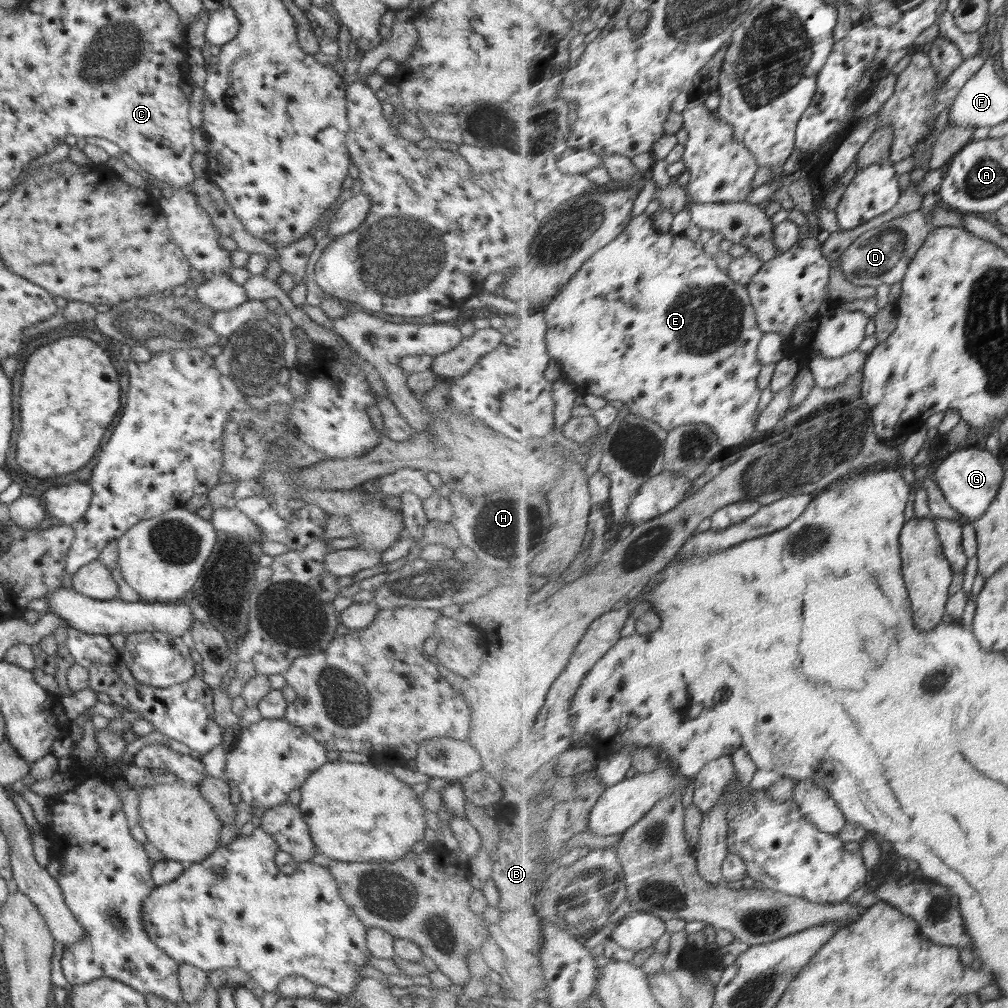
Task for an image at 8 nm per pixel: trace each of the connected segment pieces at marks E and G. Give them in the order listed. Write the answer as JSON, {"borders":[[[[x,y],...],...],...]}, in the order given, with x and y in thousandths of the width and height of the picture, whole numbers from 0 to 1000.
{"borders":[[[[637,211],[627,217],[623,226],[605,243],[586,257],[575,267],[562,288],[557,290],[543,304],[544,341],[548,353],[554,358],[553,369],[563,371],[564,376],[574,383],[576,390],[596,392],[601,397],[617,398],[623,402],[625,409],[631,410],[645,418],[656,421],[664,428],[679,422],[702,420],[713,431],[713,437],[720,446],[732,440],[746,437],[753,425],[754,397],[756,387],[753,384],[753,373],[760,361],[753,355],[753,343],[760,329],[753,322],[750,305],[747,303],[742,283],[734,282],[722,269],[716,268],[710,256],[698,250],[698,242],[693,238],[685,238],[678,231],[655,232],[649,226],[649,212]]],[[[971,440],[962,445],[946,444],[946,449],[932,460],[926,474],[936,483],[940,498],[943,498],[960,518],[966,518],[982,506],[995,484],[998,472],[999,463],[995,453]]]]}

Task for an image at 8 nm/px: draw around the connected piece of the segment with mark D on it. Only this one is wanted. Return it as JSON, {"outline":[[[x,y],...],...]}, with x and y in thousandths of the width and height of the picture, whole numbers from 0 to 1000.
{"outline":[[[915,207],[879,219],[876,223],[858,230],[843,243],[835,254],[833,266],[847,282],[854,285],[867,286],[873,282],[884,284],[895,280],[909,252],[915,248],[926,228],[923,216]]]}

